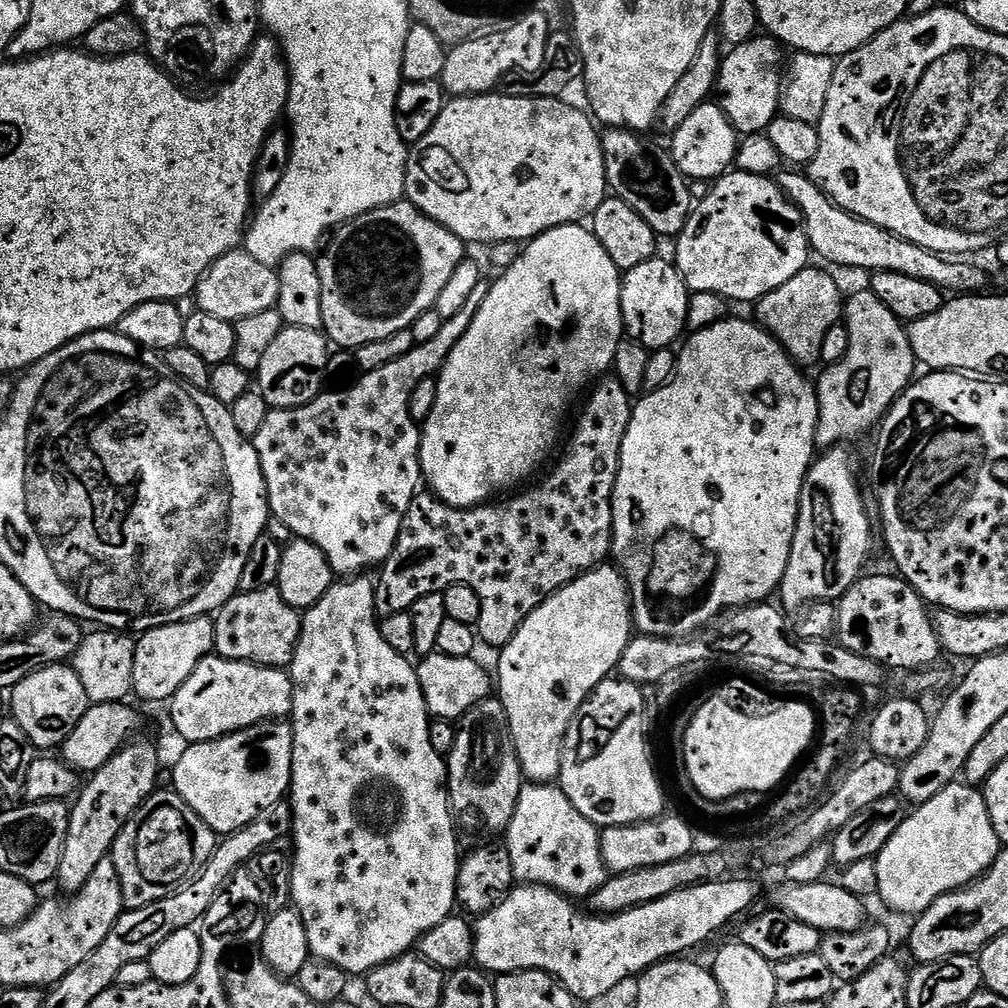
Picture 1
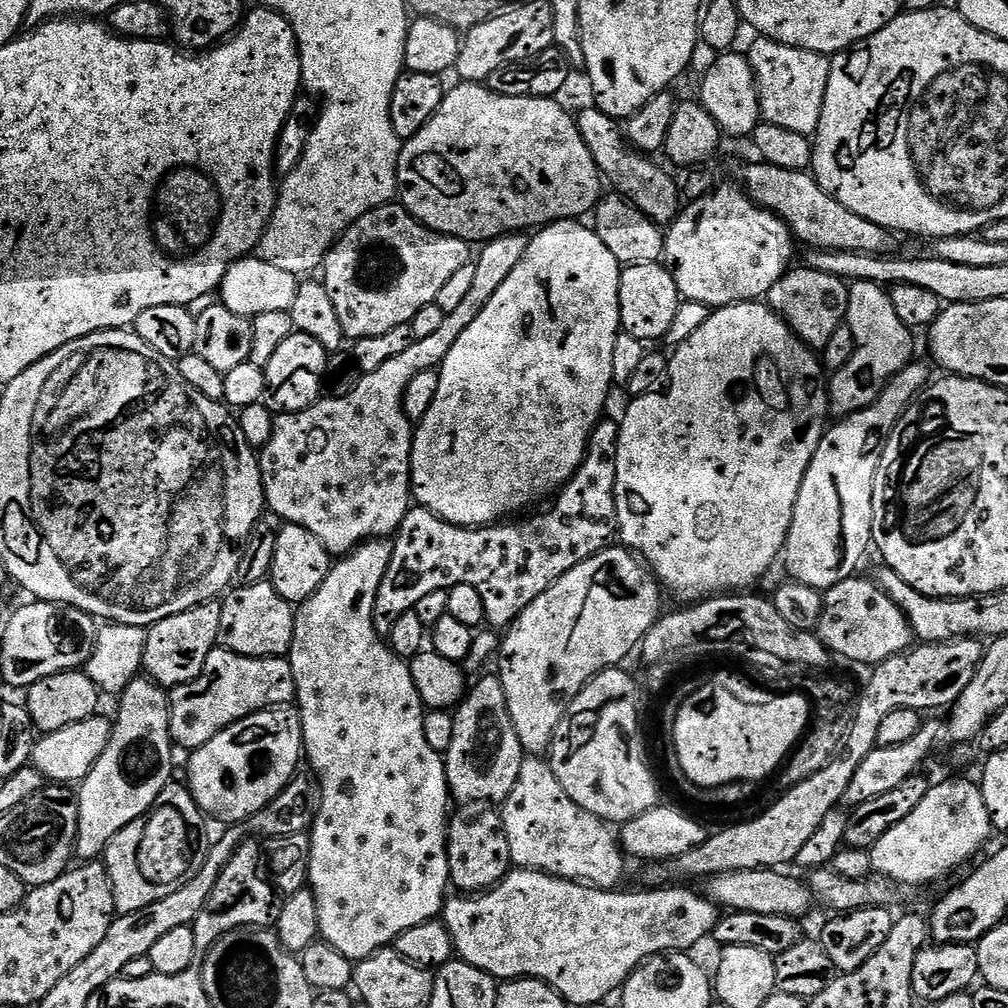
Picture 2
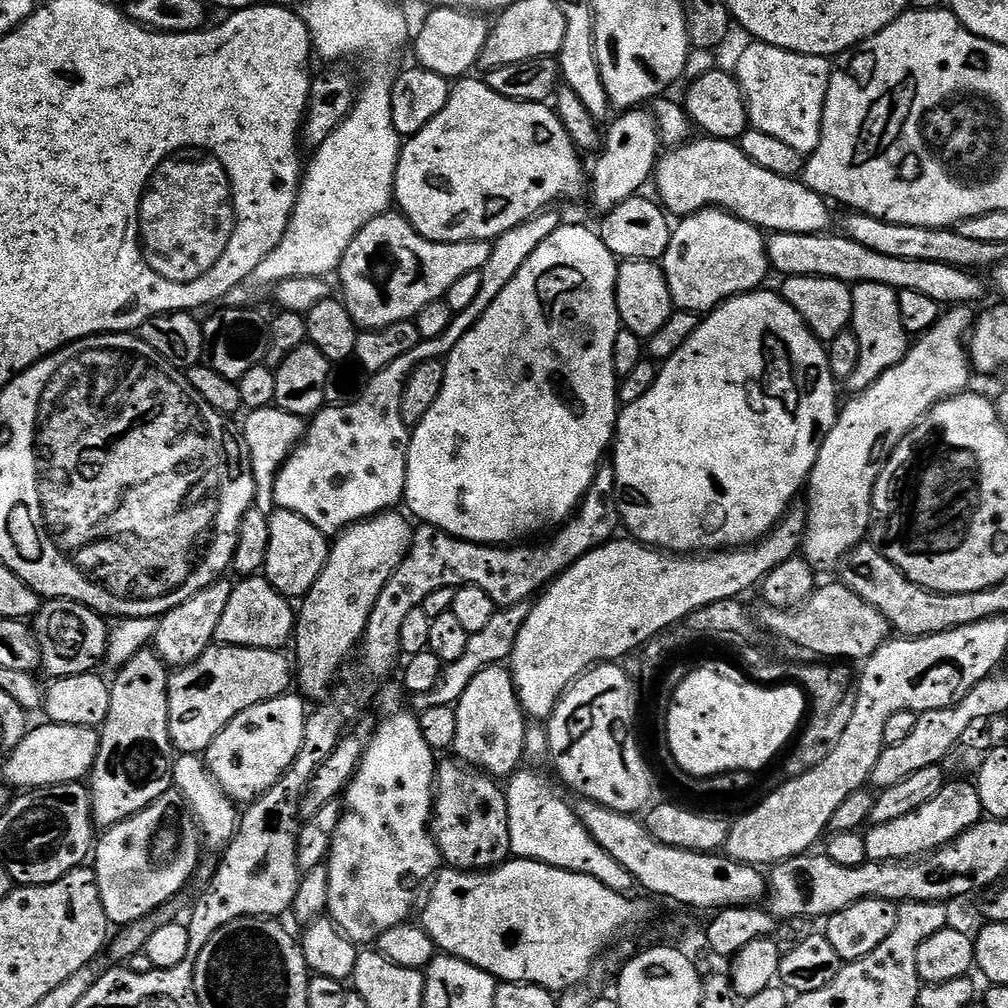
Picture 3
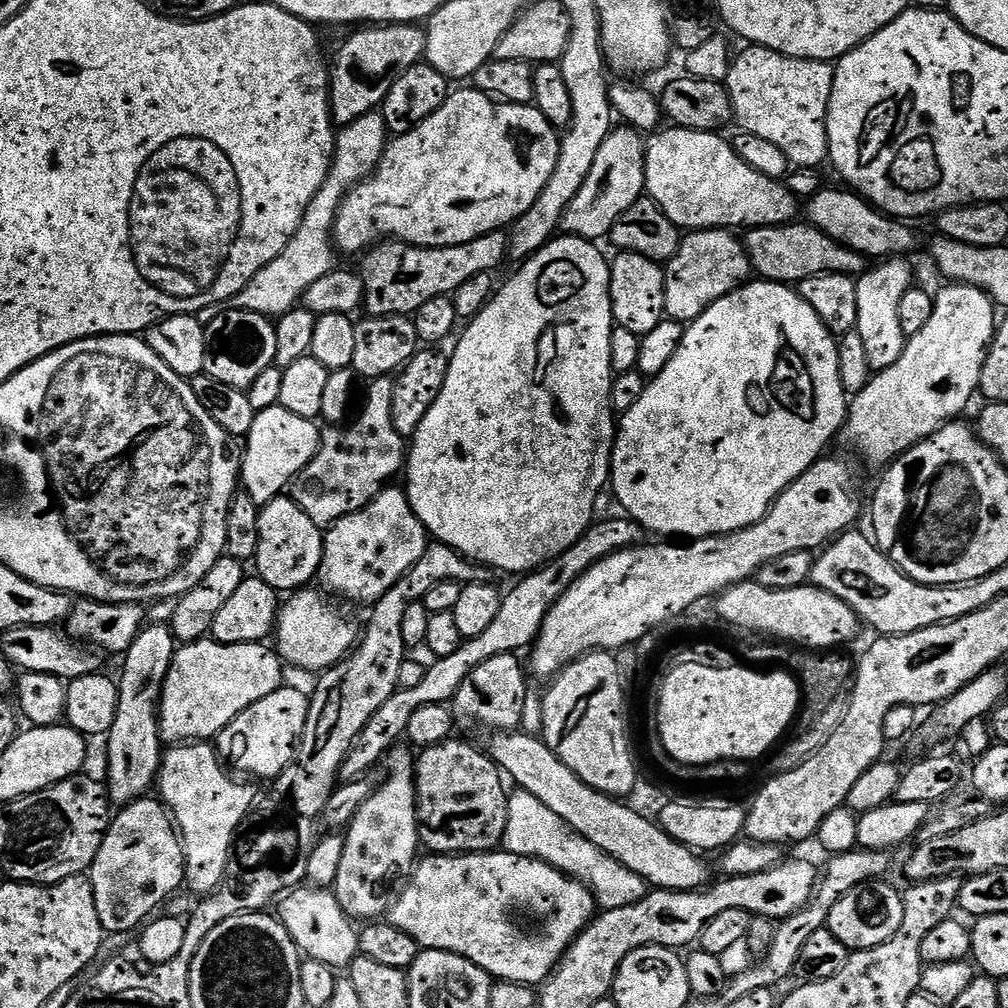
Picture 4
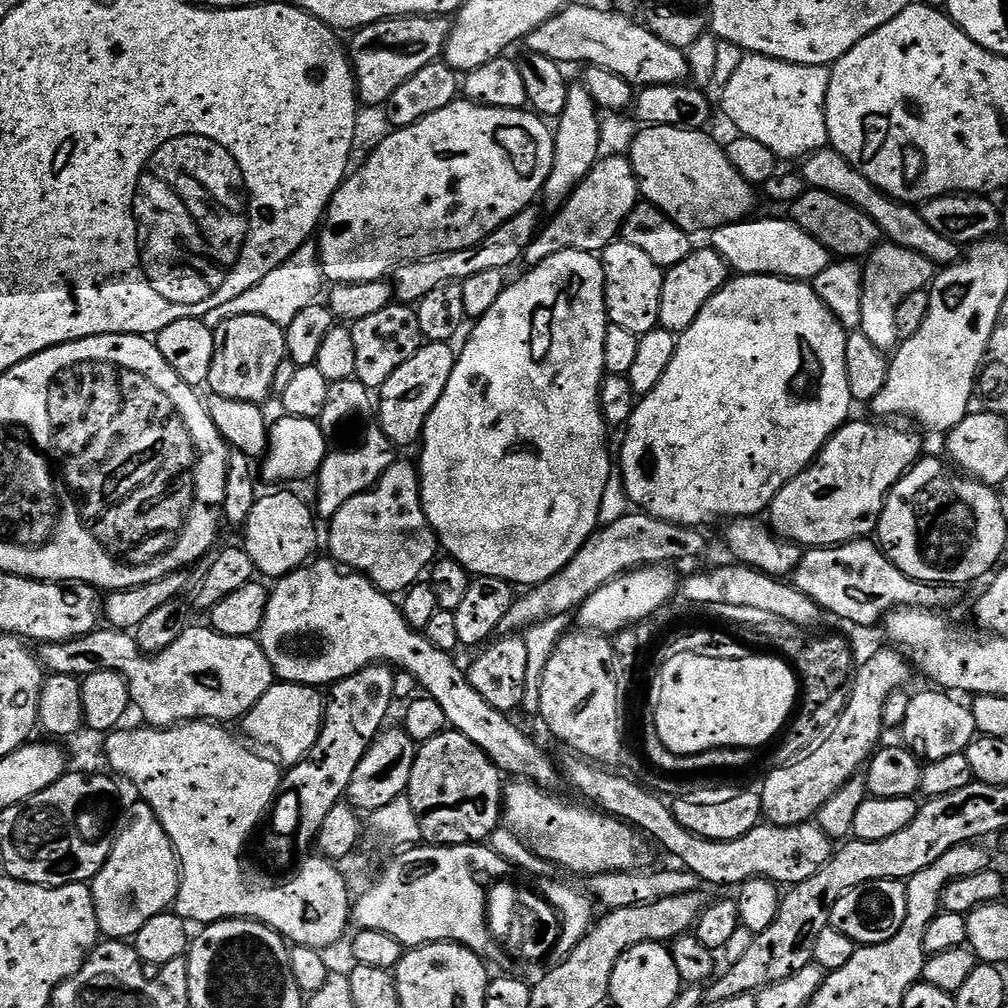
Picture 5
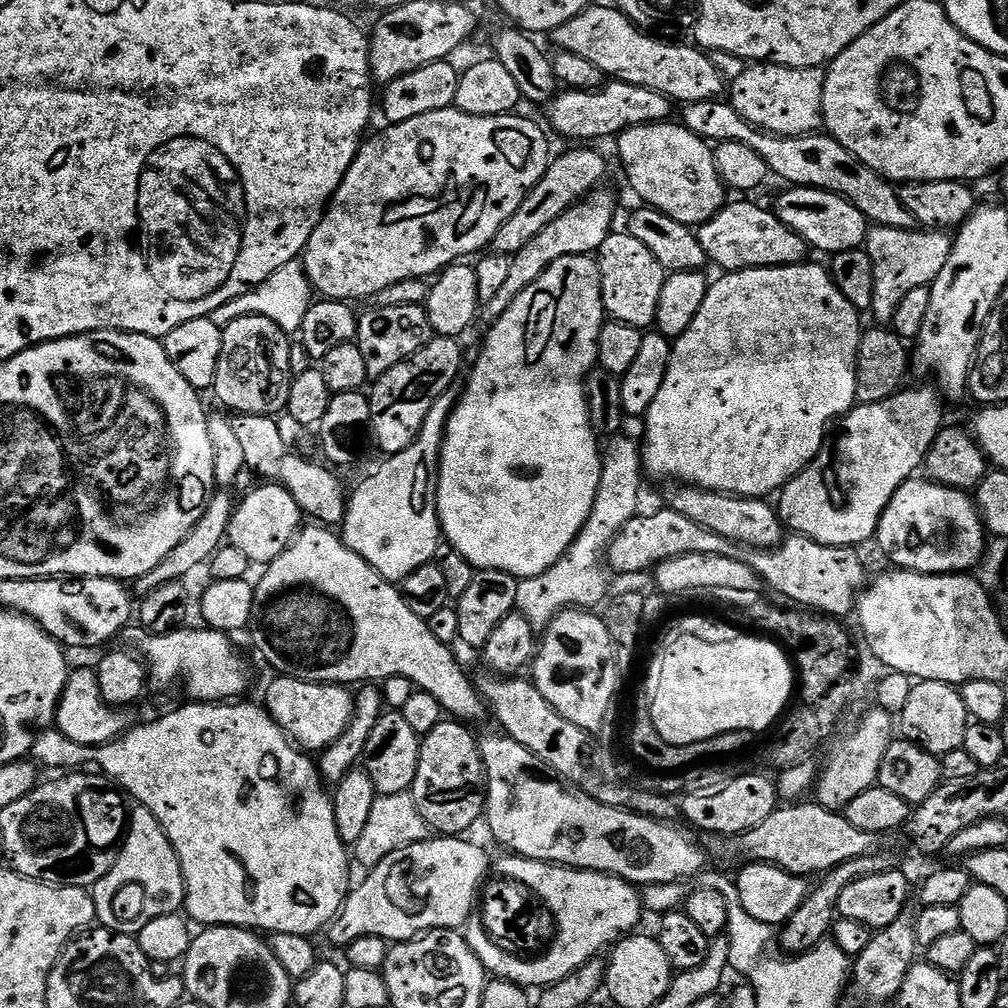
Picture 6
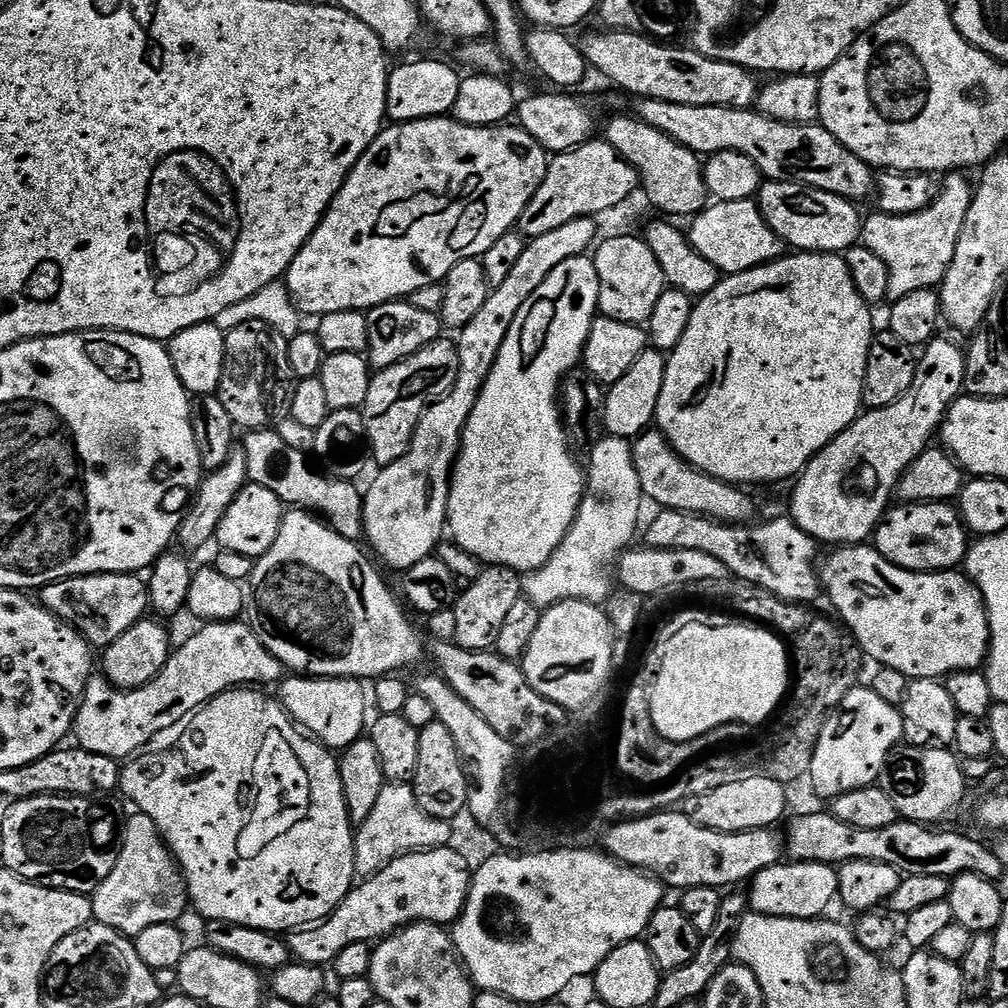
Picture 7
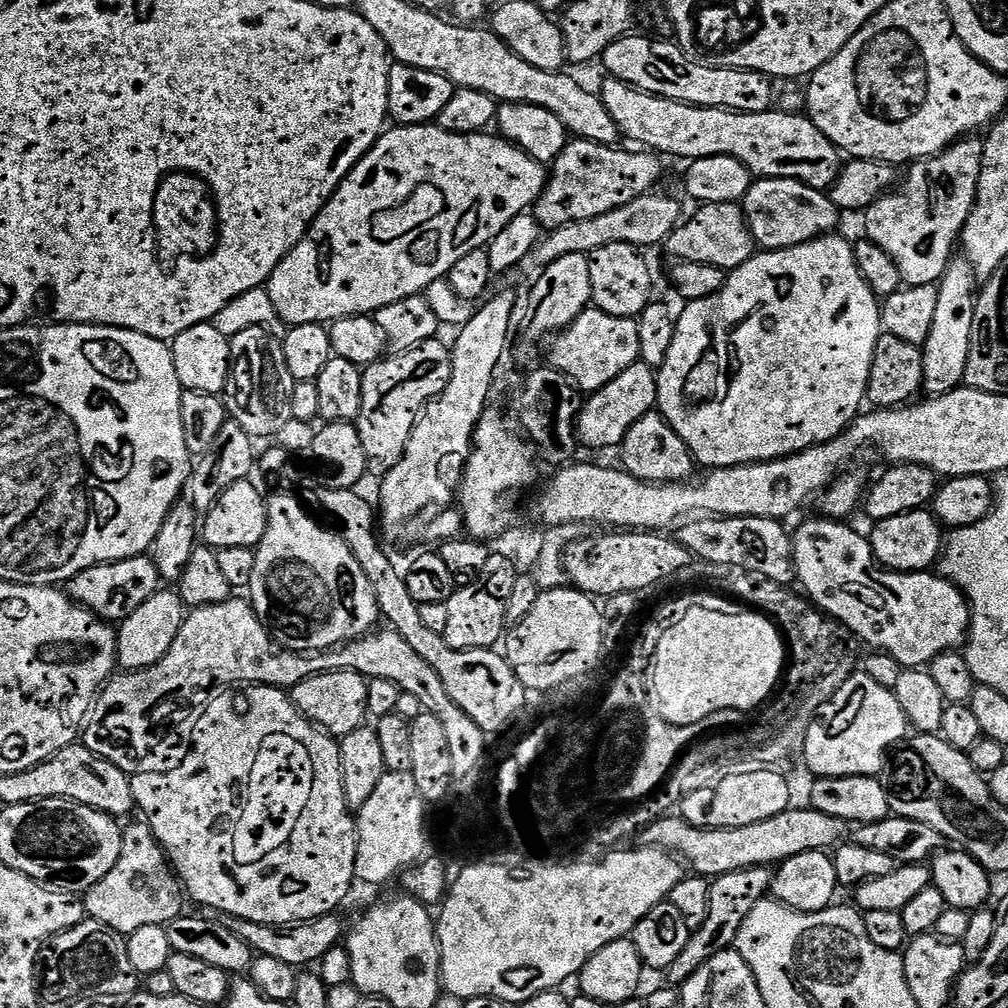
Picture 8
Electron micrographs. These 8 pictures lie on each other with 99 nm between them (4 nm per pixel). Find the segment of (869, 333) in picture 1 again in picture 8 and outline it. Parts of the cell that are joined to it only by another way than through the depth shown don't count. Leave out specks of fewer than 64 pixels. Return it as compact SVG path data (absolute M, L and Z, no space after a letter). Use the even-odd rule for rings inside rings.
M961 138L936 156L926 160L917 160L903 173L902 179L891 190L879 196L878 199L862 213L864 219L863 235L867 239L882 246L898 265L900 279L908 286L936 284L948 271L948 265L954 259L958 241L961 239L964 223L972 212L978 190L978 174L982 170L983 139Z

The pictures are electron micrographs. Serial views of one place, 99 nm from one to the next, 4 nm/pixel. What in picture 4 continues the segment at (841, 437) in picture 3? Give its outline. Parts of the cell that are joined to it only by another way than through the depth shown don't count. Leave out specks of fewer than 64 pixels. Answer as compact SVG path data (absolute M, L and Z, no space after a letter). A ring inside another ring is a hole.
M949 283L934 296L934 314L918 334L907 337L902 358L886 370L875 373L867 387L851 397L848 418L844 421L842 440L854 451L864 454L872 463L887 466L898 456L930 438L939 428L953 423L968 408L972 395L977 395L984 358L998 331L998 311L988 293L969 284Z

